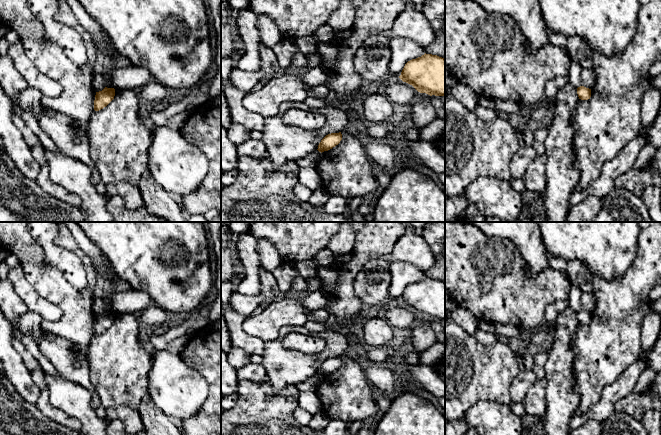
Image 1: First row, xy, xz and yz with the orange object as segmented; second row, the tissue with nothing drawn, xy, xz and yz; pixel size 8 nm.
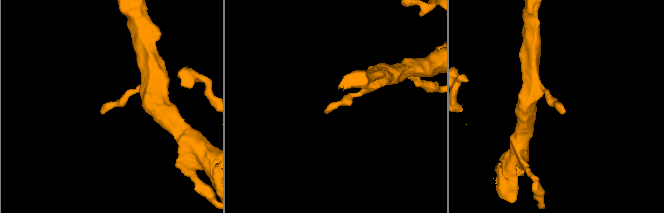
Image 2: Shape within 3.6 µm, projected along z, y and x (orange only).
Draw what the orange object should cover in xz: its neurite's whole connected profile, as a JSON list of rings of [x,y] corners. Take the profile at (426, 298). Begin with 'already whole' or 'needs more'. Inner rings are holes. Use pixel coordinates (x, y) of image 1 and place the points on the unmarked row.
already whole; [[[425,277],[408,285],[399,302],[420,317],[445,320],[445,283]]]

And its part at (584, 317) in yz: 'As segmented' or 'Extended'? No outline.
As segmented

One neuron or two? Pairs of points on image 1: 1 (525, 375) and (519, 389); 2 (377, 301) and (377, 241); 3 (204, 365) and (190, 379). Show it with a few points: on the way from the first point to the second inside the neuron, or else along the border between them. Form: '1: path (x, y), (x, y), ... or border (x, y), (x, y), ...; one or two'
1: path (525, 378), (519, 386); one
2: border (372, 258), (362, 266), (356, 276); two
3: border (180, 355), (182, 360), (206, 381), (208, 392); two

